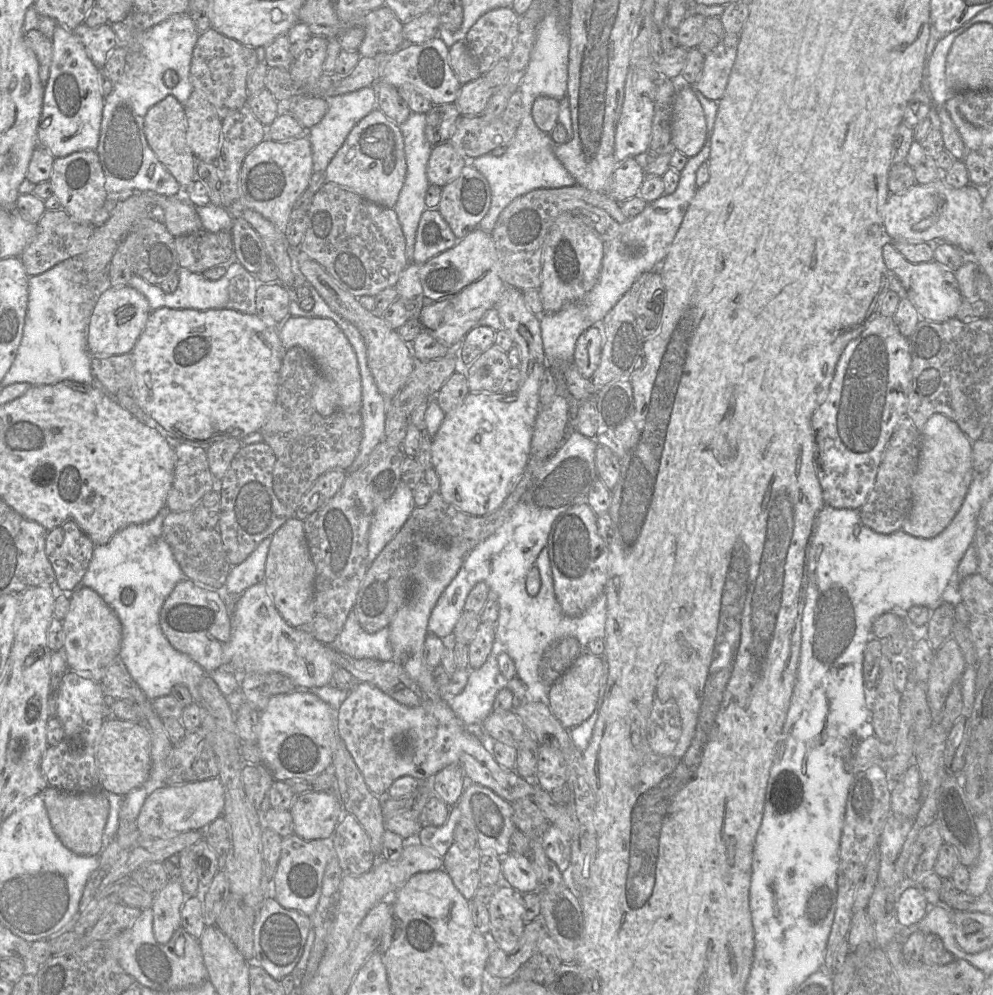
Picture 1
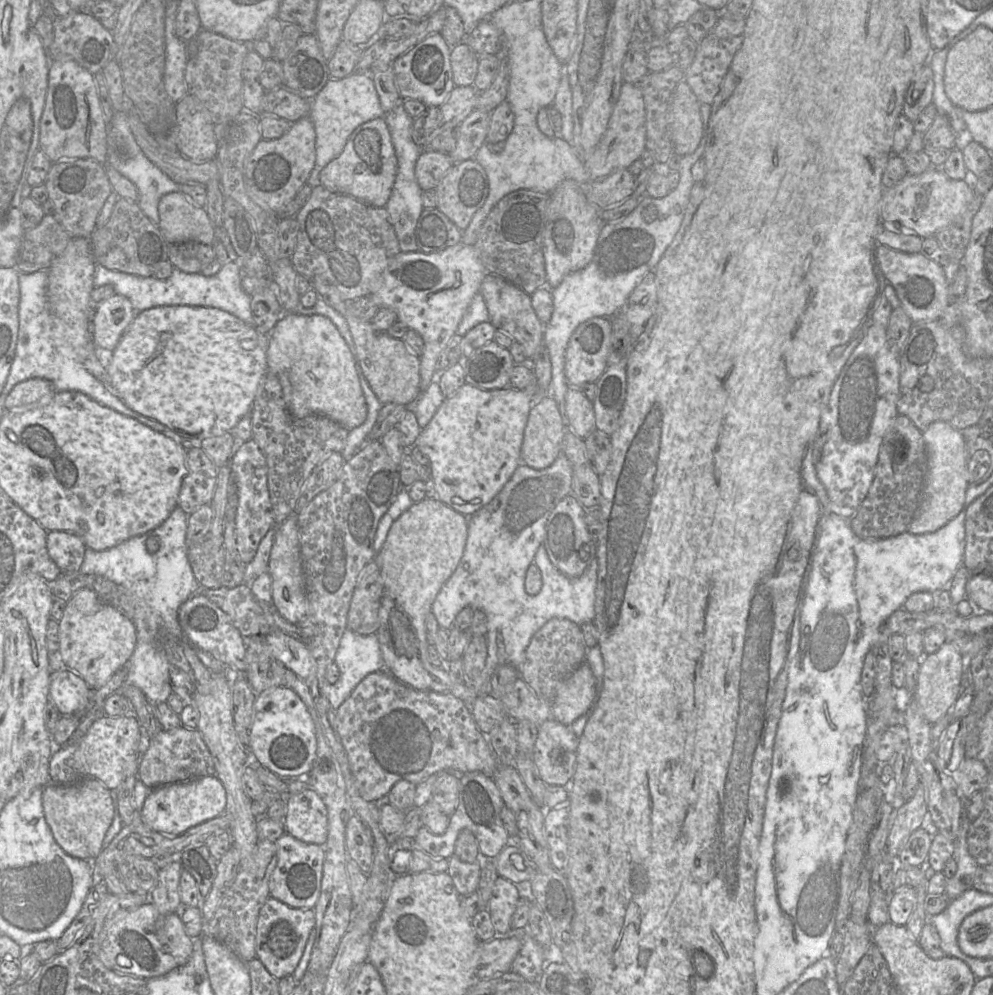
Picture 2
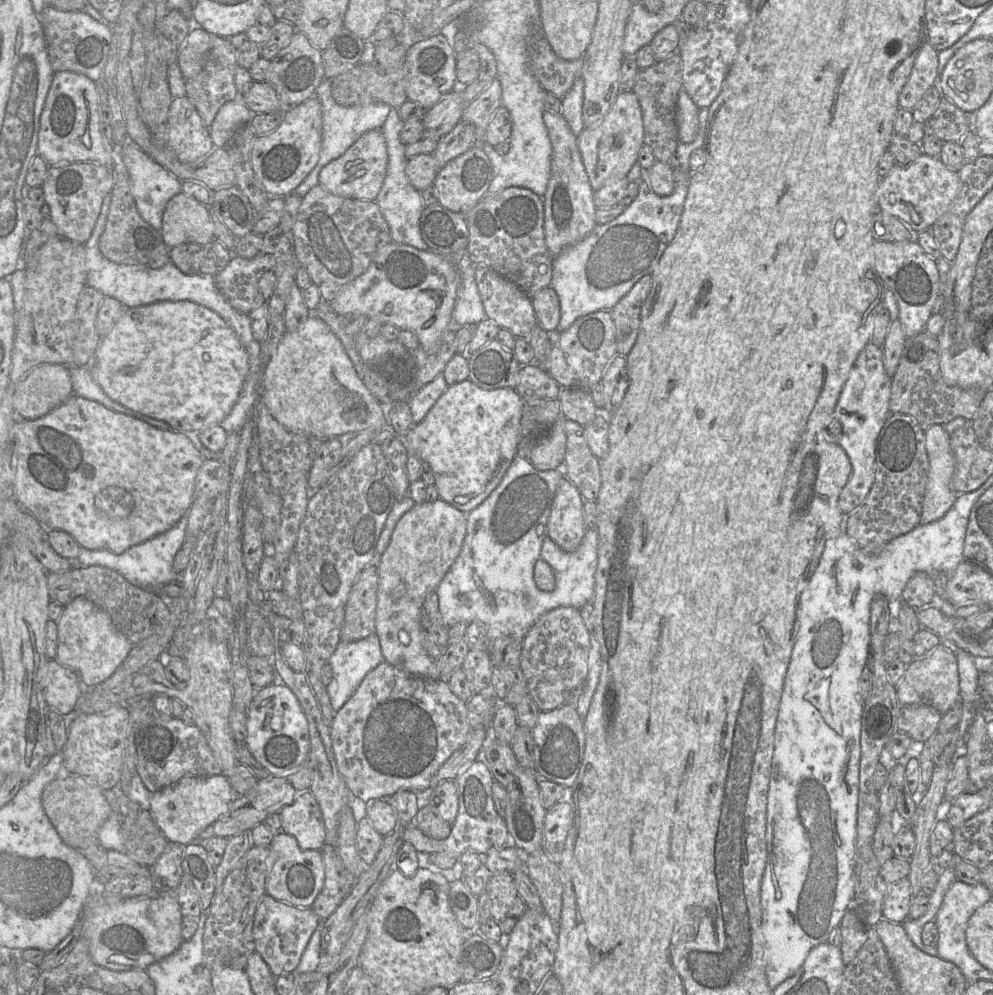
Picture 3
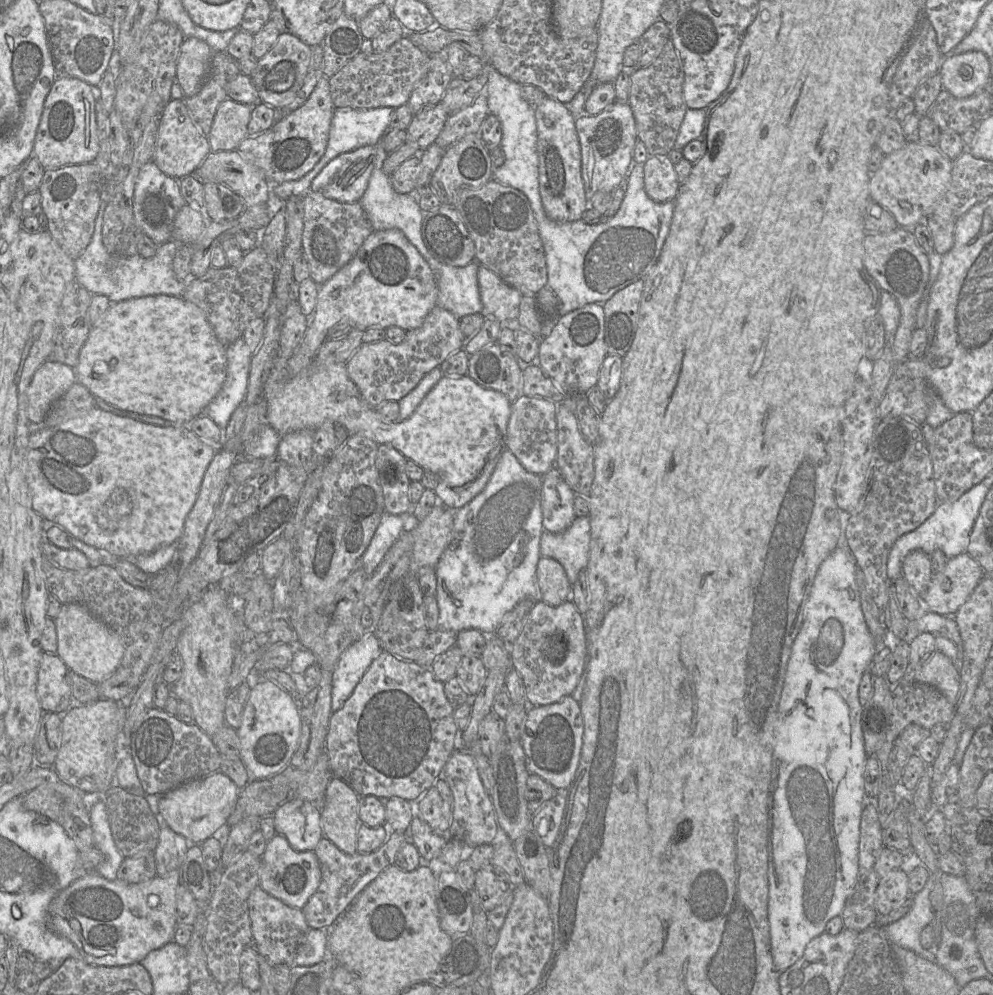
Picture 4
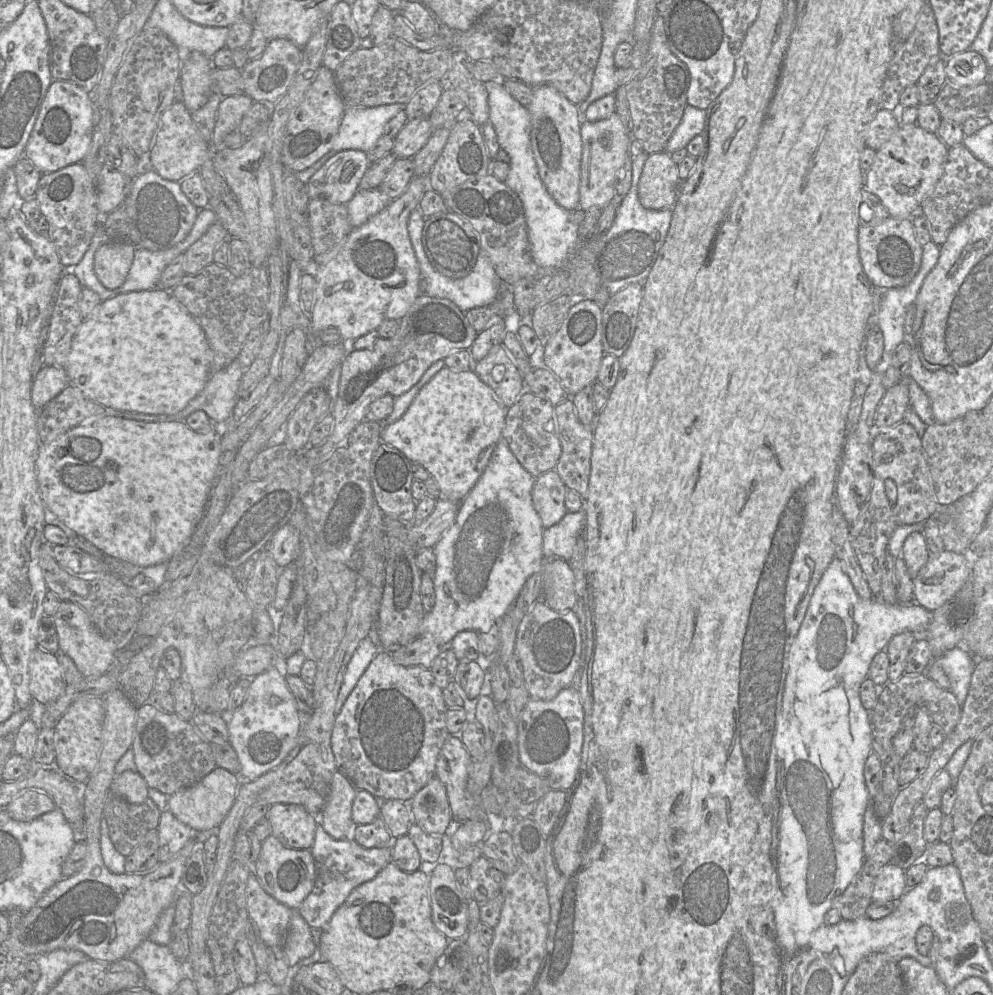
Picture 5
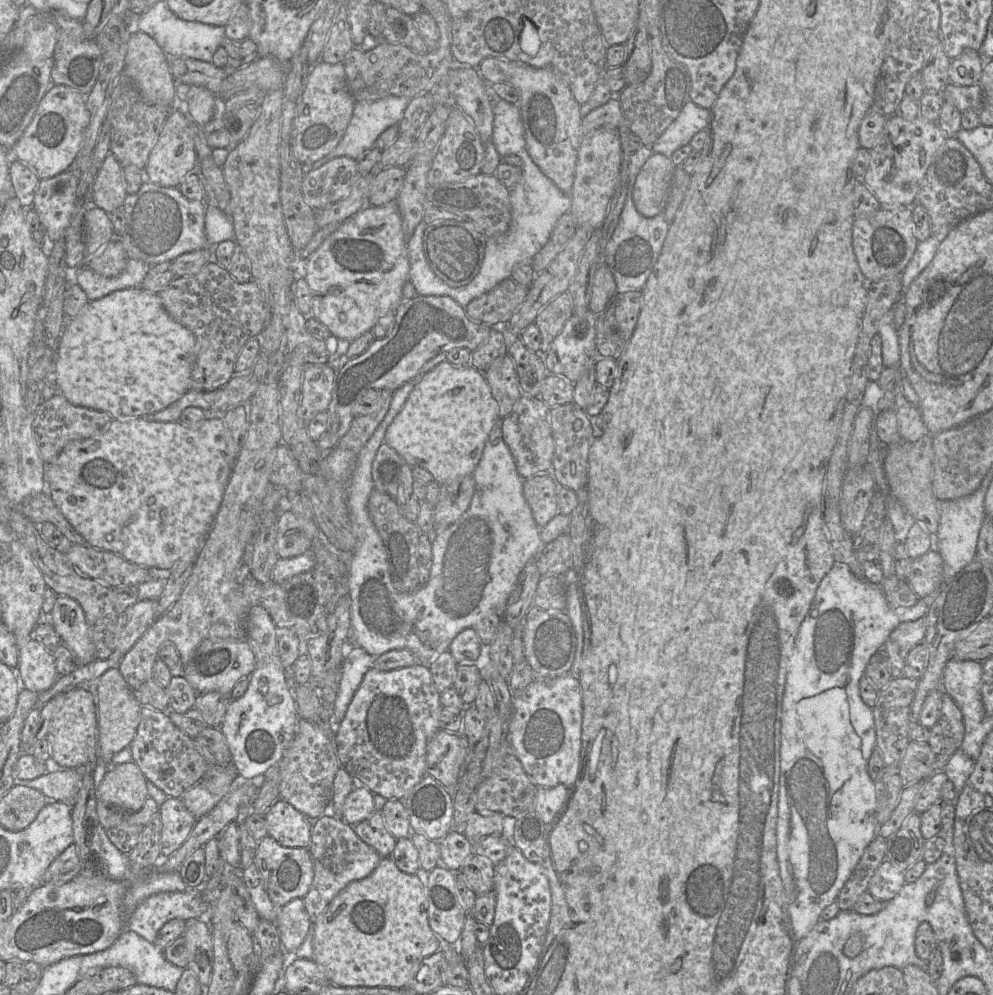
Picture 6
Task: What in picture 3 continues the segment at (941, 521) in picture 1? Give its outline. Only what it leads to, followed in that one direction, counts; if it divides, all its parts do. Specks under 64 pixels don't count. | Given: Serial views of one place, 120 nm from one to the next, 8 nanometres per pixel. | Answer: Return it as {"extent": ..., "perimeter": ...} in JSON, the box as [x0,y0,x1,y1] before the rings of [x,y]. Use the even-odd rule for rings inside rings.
{"extent":[919,424,957,524],"perimeter":[[[933,424],[924,432],[928,480],[919,524],[927,524],[942,518],[957,498],[951,487],[955,458],[950,446],[950,435],[940,424]]]}

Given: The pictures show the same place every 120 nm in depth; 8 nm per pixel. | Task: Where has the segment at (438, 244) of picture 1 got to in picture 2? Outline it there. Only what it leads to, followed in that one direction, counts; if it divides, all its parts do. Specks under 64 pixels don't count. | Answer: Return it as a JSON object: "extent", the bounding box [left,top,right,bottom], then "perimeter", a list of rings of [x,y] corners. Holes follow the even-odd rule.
{"extent":[415,207,463,252],"perimeter":[[[437,207],[422,211],[415,229],[418,252],[441,252],[461,243],[463,231],[450,221]]]}

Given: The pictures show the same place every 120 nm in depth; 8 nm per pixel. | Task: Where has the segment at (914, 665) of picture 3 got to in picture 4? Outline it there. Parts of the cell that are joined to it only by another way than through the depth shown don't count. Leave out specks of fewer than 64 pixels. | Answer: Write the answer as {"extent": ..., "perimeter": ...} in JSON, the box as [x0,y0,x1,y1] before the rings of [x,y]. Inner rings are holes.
{"extent":[900,651,960,706],"perimeter":[[[935,651],[917,669],[910,669],[900,681],[914,681],[931,685],[955,706],[960,684],[959,670],[950,658],[939,651]]]}

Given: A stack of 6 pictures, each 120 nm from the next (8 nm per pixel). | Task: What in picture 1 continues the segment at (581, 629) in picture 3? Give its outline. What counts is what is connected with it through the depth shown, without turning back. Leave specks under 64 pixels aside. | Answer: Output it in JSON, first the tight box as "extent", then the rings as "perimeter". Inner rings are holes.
{"extent":[541,637,582,686],"perimeter":[[[566,637],[554,643],[542,657],[541,679],[551,686],[582,652],[578,640],[574,637]]]}

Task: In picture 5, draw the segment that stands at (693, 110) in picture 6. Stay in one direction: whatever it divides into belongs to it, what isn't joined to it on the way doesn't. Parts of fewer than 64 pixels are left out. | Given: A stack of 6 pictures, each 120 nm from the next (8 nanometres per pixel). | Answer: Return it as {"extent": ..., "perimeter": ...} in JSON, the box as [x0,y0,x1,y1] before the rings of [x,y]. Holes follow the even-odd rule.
{"extent":[665,104,706,154],"perimeter":[[[687,104],[680,123],[666,144],[665,151],[670,154],[686,148],[694,137],[704,133],[705,126],[706,110]]]}

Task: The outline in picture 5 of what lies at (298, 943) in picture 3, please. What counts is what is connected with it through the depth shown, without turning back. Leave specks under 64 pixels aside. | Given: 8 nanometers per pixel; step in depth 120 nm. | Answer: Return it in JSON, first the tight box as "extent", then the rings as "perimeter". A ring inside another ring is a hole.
{"extent":[246,872,294,946],"perimeter":[[[254,872],[248,877],[246,904],[250,921],[256,925],[264,944],[283,946],[294,910],[269,895]]]}

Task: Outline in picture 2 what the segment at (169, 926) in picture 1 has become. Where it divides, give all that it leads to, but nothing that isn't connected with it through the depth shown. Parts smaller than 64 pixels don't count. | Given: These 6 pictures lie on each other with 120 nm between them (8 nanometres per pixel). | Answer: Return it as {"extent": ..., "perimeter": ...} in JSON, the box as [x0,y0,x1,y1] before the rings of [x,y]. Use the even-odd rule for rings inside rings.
{"extent":[149,859,182,917],"perimeter":[[[175,859],[158,871],[158,882],[150,892],[149,901],[155,905],[160,917],[182,909],[179,889],[182,869],[181,860]]]}

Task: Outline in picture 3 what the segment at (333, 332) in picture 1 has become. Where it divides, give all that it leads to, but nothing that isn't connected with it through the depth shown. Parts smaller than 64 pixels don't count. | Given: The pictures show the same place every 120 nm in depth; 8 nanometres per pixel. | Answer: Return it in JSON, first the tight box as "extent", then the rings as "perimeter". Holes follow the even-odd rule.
{"extent":[262,313,387,440],"perimeter":[[[310,313],[309,317],[293,332],[285,332],[274,354],[264,366],[262,401],[270,414],[287,430],[296,434],[311,435],[327,440],[350,432],[387,430],[386,407],[368,391],[342,343],[329,326]]]}

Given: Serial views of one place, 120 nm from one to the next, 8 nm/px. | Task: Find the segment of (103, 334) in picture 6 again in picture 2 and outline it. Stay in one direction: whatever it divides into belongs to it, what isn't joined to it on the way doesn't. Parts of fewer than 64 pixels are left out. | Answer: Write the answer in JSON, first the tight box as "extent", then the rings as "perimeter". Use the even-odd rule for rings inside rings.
{"extent":[98,305,269,447],"perimeter":[[[187,305],[160,306],[137,312],[114,351],[98,350],[98,359],[100,353],[101,363],[105,366],[108,373],[109,385],[129,408],[145,417],[159,421],[181,437],[189,439],[193,443],[193,447],[200,447],[203,439],[228,432],[243,416],[252,413],[252,404],[255,400],[257,389],[268,371],[268,346],[269,335],[261,333],[255,326],[243,322],[224,310],[214,307]]]}

